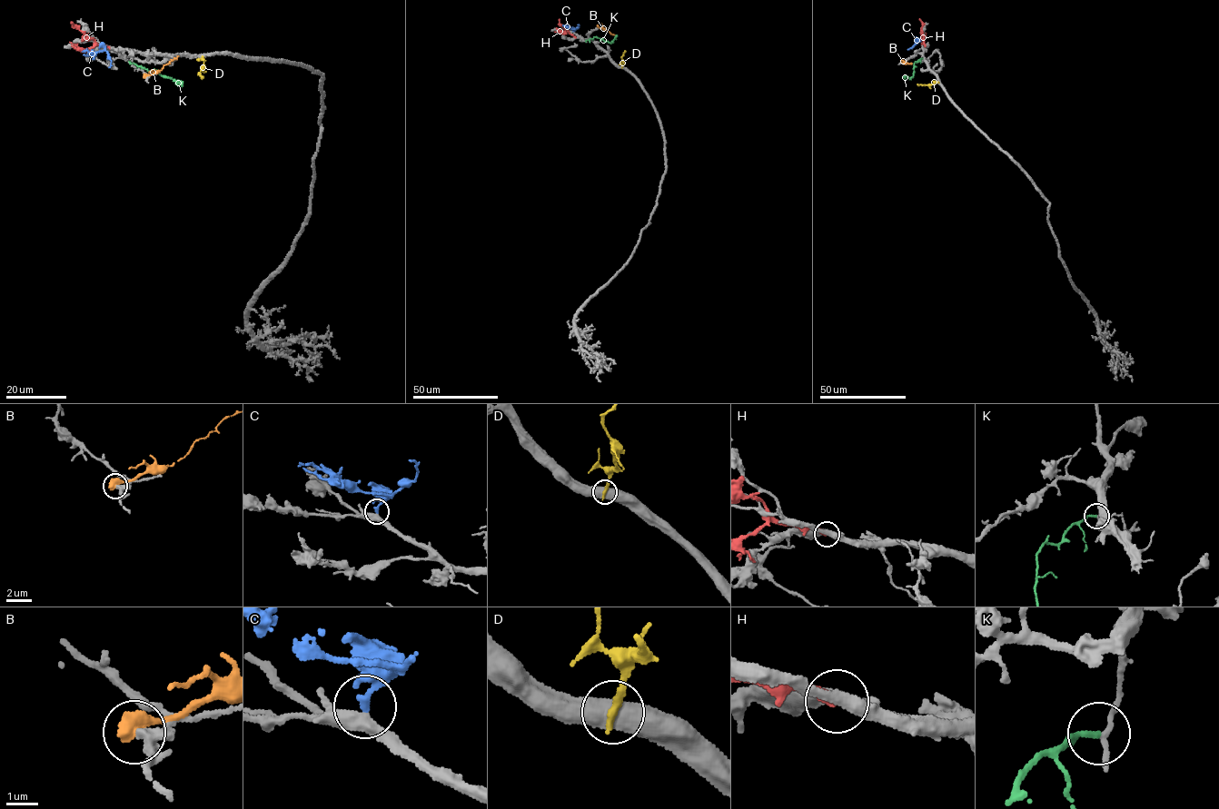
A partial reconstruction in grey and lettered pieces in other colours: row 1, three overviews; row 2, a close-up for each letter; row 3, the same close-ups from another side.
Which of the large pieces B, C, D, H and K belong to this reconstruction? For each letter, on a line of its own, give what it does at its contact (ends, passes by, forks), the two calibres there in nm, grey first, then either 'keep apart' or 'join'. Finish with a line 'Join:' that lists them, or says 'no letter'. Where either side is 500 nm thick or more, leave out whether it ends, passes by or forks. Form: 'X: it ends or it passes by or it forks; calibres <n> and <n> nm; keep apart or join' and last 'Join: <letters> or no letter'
B: calibres 320 and 550 nm; keep apart
C: it ends; calibres 420 and 220 nm; join
D: calibres 550 and 240 nm; keep apart
H: it ends; calibres 280 and 320 nm; keep apart
K: it ends; calibres 200 and 190 nm; keep apart
Join: C

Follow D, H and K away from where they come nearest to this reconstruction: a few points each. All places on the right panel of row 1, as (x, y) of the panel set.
D: (938, 83), (917, 84)
H: (925, 46), (919, 19)
K: (922, 58), (914, 63), (913, 76), (905, 78)

